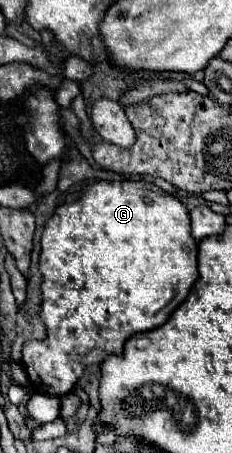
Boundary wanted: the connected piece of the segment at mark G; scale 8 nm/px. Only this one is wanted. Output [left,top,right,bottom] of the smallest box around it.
[22,181,198,395]

